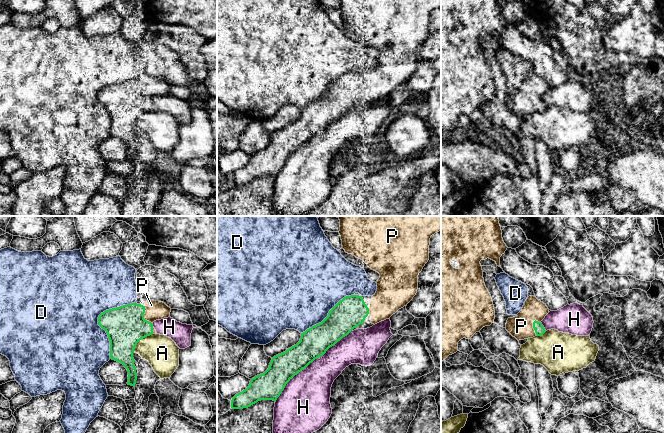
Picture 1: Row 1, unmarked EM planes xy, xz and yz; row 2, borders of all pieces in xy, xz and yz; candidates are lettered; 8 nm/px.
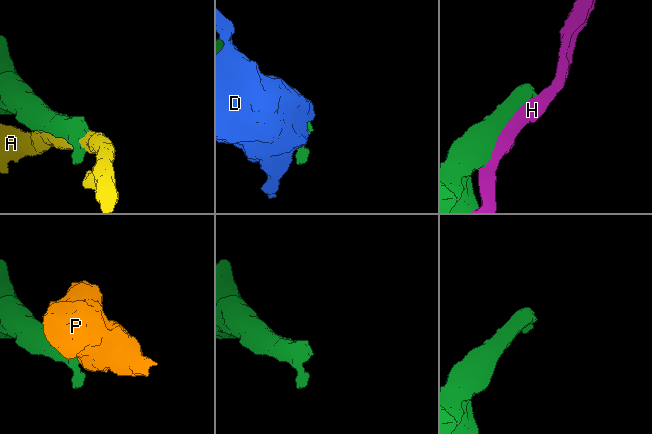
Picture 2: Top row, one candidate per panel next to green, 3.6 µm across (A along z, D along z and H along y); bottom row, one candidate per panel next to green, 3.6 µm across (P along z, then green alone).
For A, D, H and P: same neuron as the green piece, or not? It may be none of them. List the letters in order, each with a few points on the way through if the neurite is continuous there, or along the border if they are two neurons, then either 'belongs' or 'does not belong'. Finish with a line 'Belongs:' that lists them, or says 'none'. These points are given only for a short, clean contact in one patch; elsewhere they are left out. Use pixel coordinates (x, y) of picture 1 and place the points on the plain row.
A: does not belong
D: does not belong
H: does not belong
P: belongs
Belongs: P

